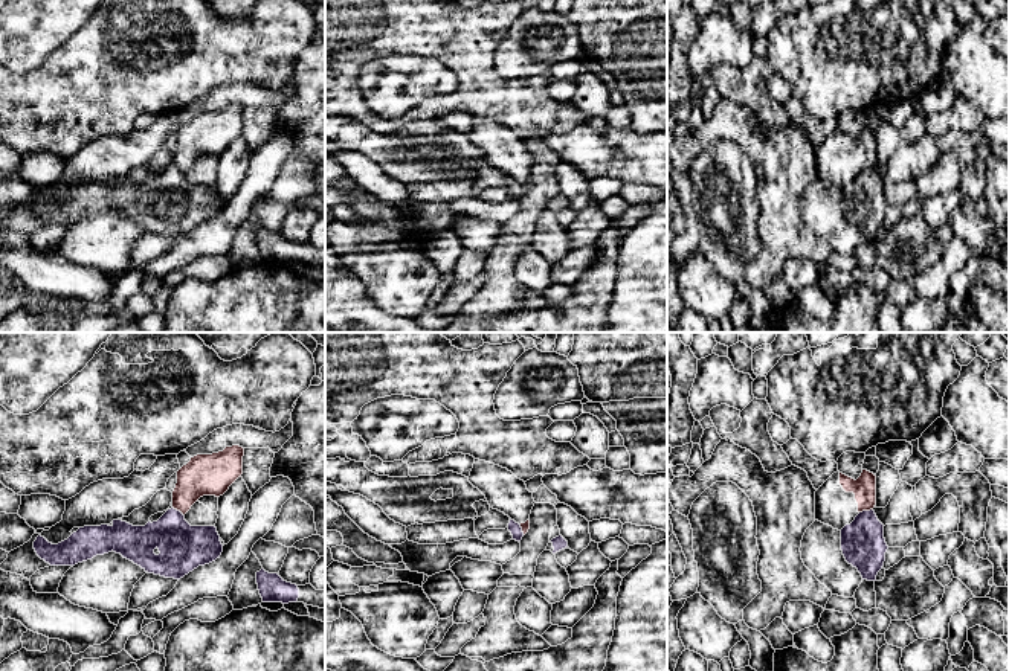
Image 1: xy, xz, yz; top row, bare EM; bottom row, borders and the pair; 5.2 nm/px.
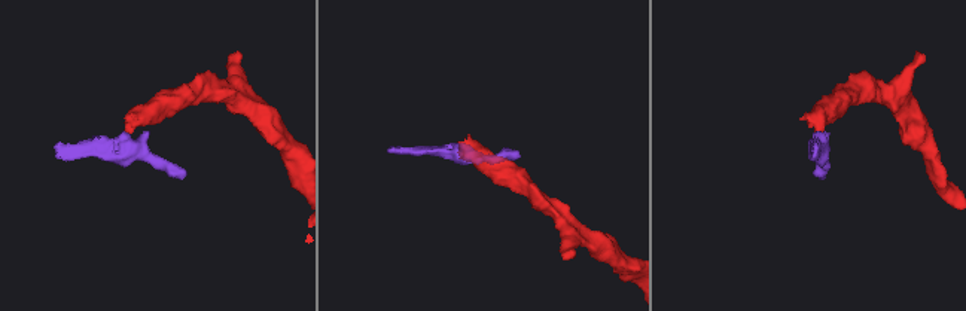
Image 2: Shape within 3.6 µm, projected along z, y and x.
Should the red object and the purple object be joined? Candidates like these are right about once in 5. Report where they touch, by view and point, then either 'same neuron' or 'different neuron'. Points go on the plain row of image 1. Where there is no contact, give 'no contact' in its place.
yz (866, 168) | different neuron

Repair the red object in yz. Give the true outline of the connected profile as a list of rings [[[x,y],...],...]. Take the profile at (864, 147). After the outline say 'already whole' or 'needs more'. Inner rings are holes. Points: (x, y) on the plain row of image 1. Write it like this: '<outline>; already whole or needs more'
[[[862,128],[855,139],[840,130],[833,131],[815,149],[815,178],[841,189],[862,169],[876,163],[876,134]]]; needs more

